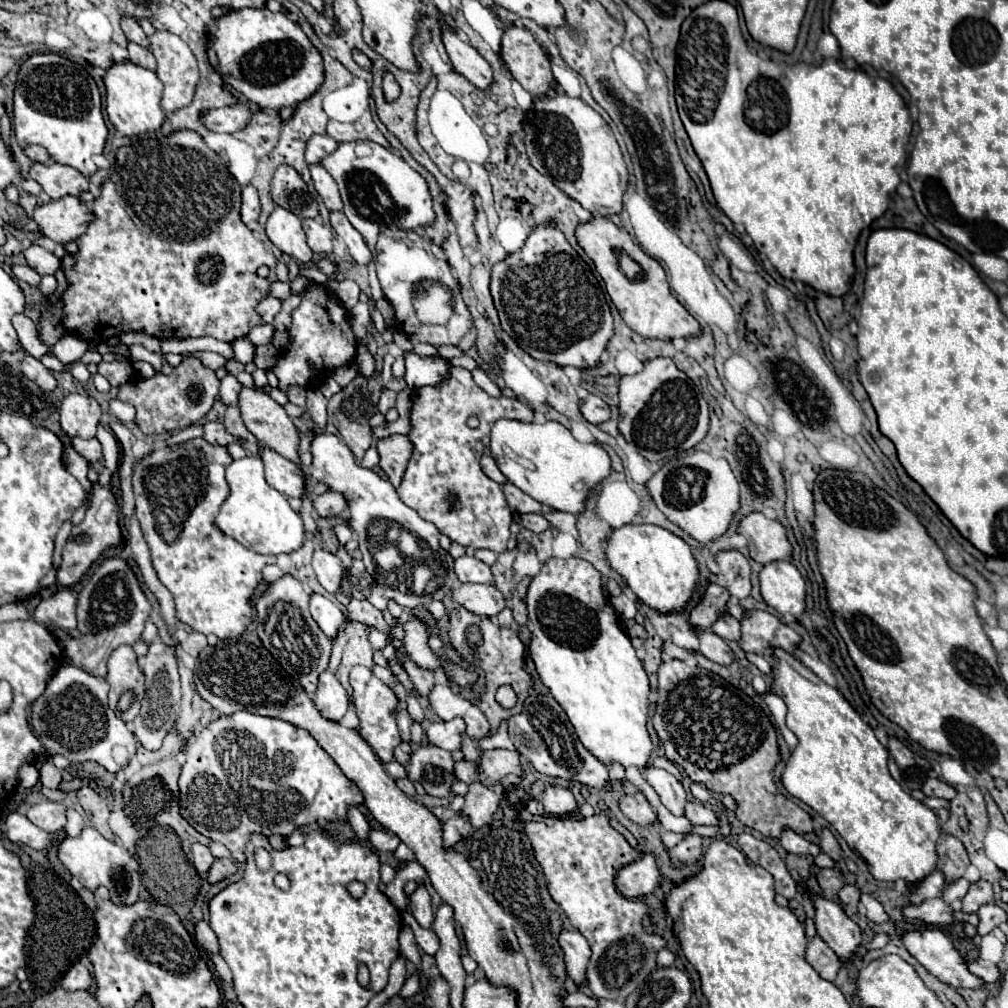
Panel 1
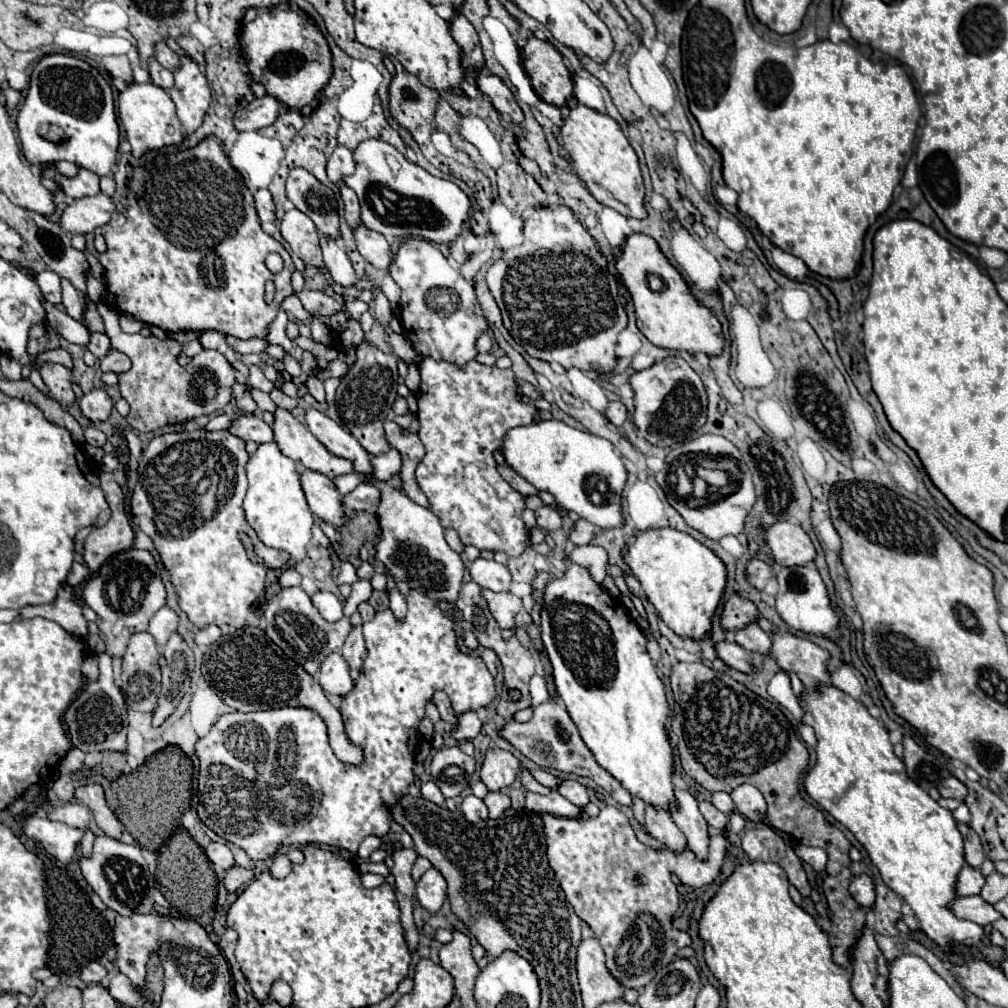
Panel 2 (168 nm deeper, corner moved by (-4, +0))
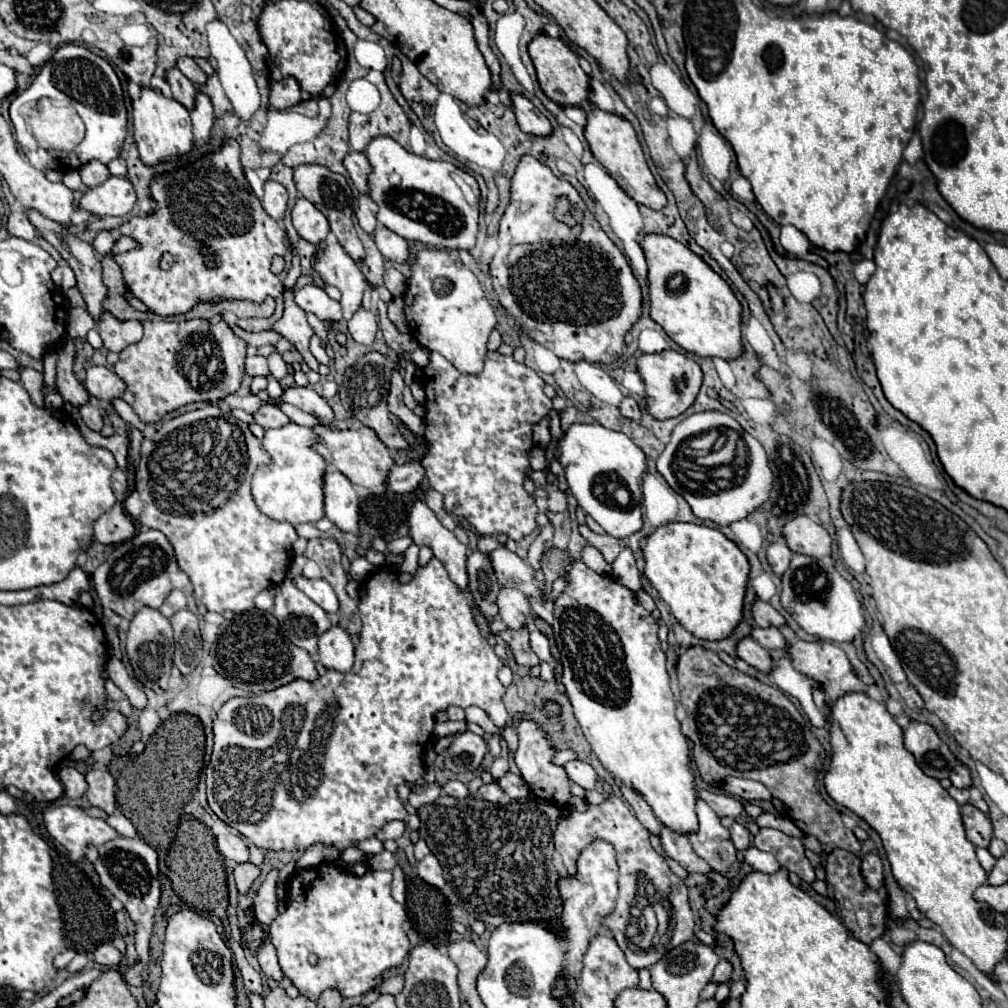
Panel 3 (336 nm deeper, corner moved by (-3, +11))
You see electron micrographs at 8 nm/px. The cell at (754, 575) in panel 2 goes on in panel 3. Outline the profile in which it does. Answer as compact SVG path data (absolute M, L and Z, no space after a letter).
M782 540L782 542L774 542L774 544L768 548L768 562L770 562L772 570L774 570L778 576L782 576L782 574L788 570L792 556L794 556L794 552L786 546L784 540Z

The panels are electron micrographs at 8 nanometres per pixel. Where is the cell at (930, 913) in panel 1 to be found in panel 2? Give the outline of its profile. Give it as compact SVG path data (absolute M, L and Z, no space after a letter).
M979 895L957 897L955 901L951 901L951 911L955 913L955 917L959 917L963 921L975 921L977 925L989 925L991 921L1001 917L993 909L993 905L985 903Z

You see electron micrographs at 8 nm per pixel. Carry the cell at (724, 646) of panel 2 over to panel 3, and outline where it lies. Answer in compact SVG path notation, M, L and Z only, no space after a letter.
M744 638L738 642L738 658L748 662L750 666L758 668L760 672L768 674L772 670L772 656L770 652L760 646L754 638Z

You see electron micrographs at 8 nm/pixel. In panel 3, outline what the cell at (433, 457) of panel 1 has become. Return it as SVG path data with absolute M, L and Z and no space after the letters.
M432 352L430 364L424 368L426 390L426 440L428 454L422 458L430 486L444 496L444 508L454 516L464 516L482 536L508 534L520 542L536 528L538 506L524 490L522 482L530 468L528 452L534 446L532 426L538 424L552 408L552 400L544 394L546 382L526 364L518 364L512 356L488 352L486 366L480 374L460 374L442 354Z

